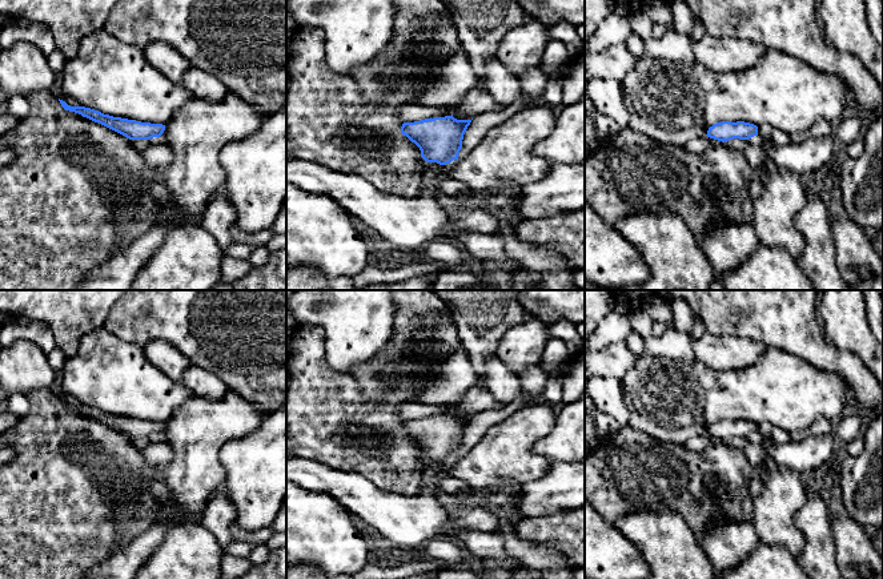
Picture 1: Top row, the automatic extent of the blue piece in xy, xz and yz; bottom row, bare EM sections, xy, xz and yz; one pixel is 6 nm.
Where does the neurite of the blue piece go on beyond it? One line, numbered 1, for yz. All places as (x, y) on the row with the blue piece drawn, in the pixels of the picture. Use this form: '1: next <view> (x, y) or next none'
1: next none

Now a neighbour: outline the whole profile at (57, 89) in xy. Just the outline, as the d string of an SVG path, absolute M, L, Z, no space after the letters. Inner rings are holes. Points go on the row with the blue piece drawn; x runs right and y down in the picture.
M56 73L56 81L53 84L52 92L56 95L57 98L65 101L71 106L83 106L77 101L72 100L64 93L63 87L61 87L60 73Z

